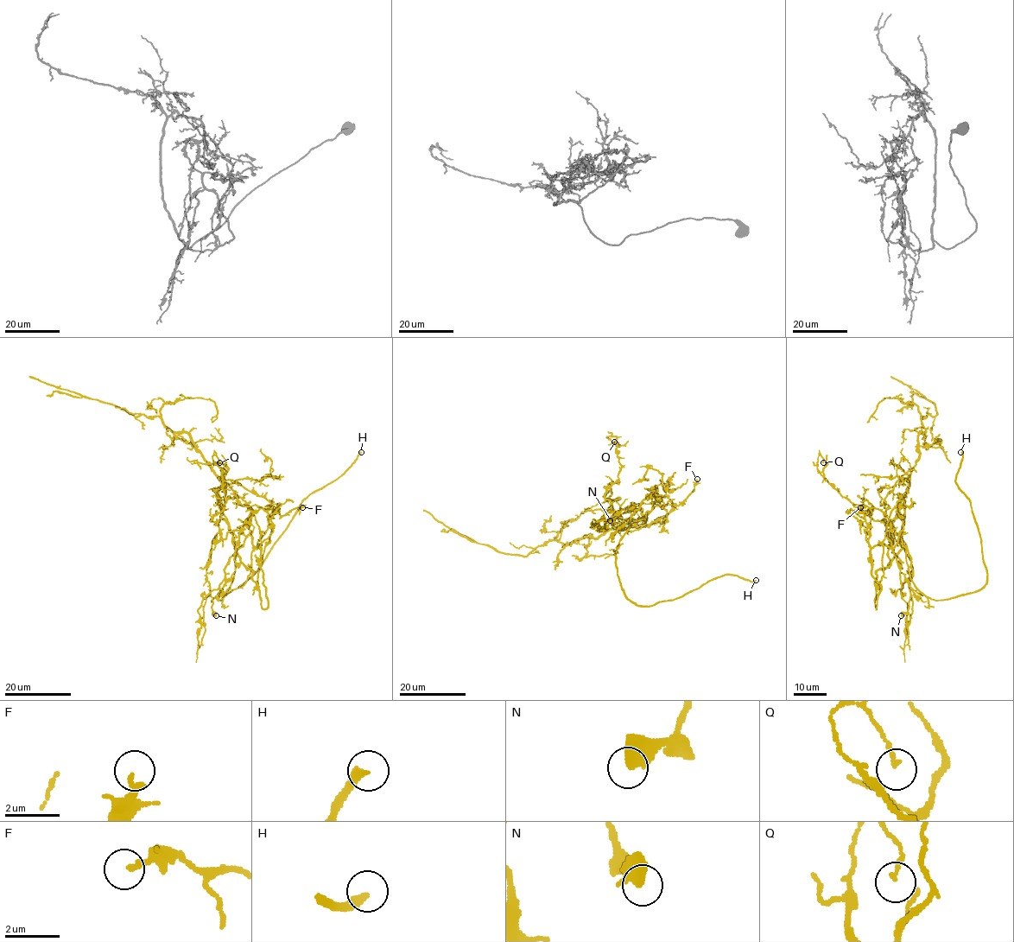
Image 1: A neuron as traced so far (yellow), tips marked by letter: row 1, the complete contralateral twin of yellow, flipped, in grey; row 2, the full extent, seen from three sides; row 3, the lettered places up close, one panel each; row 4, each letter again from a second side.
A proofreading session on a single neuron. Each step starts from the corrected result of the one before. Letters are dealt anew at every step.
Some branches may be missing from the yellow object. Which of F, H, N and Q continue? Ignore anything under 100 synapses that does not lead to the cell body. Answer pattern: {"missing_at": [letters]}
{"missing_at": ["H"]}

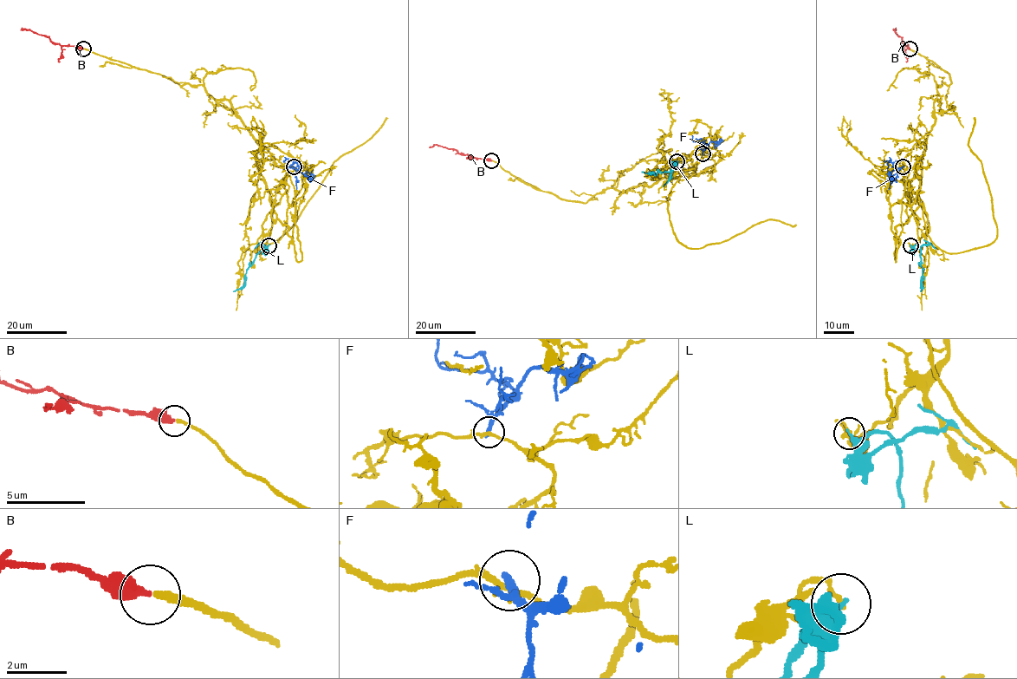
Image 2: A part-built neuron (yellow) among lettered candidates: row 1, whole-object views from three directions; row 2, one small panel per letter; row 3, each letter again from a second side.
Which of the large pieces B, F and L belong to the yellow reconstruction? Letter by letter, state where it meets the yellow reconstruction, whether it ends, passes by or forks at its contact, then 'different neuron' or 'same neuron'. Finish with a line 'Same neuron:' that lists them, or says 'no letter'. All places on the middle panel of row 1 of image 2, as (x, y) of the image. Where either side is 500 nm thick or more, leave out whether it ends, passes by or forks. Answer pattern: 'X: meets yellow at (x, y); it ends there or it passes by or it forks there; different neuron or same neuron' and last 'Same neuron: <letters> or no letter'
B: meets yellow at (491, 160); it ends there; same neuron
F: meets yellow at (702, 153); it ends there; different neuron
L: meets yellow at (676, 161); it ends there; different neuron
Same neuron: B

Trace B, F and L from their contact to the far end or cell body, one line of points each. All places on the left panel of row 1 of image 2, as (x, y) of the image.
B: (83, 48), (61, 46), (53, 42), (48, 36), (20, 29)
F: (294, 167), (297, 169), (299, 166), (287, 159), (284, 161)
L: (268, 245), (263, 245), (247, 270), (245, 283), (233, 291)

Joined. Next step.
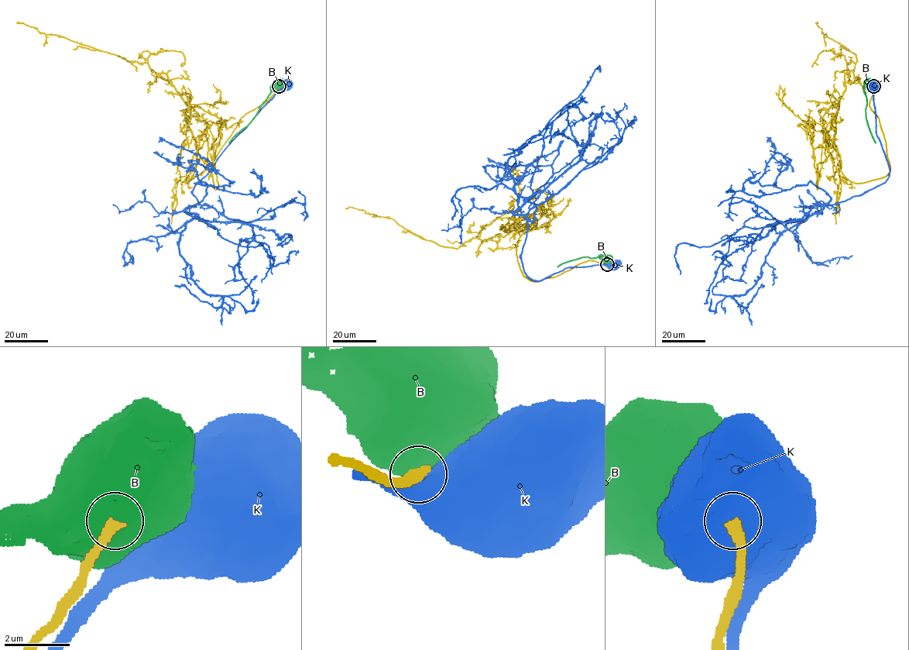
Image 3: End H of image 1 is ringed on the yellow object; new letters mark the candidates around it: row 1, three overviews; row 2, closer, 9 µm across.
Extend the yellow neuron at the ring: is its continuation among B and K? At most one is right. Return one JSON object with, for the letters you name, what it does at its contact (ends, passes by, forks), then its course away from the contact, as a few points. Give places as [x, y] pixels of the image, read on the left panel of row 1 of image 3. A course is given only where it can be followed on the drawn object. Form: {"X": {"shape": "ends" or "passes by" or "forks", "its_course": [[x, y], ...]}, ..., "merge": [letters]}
{"merge": []}

